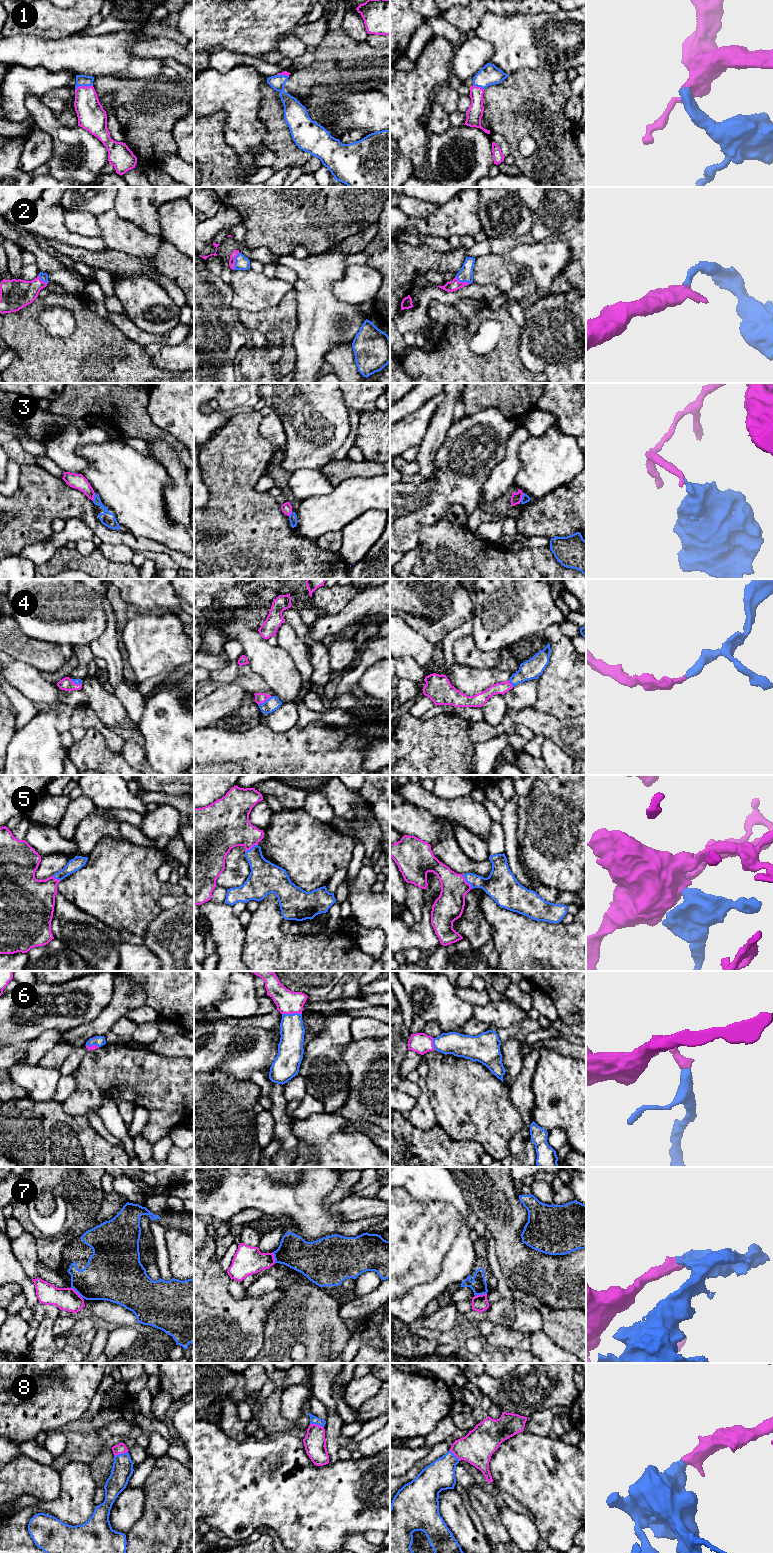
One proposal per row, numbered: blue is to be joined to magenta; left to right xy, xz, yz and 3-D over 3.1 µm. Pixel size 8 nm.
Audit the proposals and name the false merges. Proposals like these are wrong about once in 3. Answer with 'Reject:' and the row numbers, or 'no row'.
Reject: 3, 7

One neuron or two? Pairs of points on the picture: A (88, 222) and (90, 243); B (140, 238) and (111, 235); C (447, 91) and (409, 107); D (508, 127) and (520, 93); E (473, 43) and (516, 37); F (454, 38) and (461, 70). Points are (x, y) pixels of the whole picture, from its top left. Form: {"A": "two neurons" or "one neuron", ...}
{"A": "two neurons", "B": "one neuron", "C": "two neurons", "D": "one neuron", "E": "two neurons", "F": "two neurons"}

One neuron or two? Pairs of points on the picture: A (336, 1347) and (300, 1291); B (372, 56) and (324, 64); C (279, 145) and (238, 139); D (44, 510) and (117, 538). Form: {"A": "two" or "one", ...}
{"A": "one", "B": "one", "C": "two", "D": "one"}

